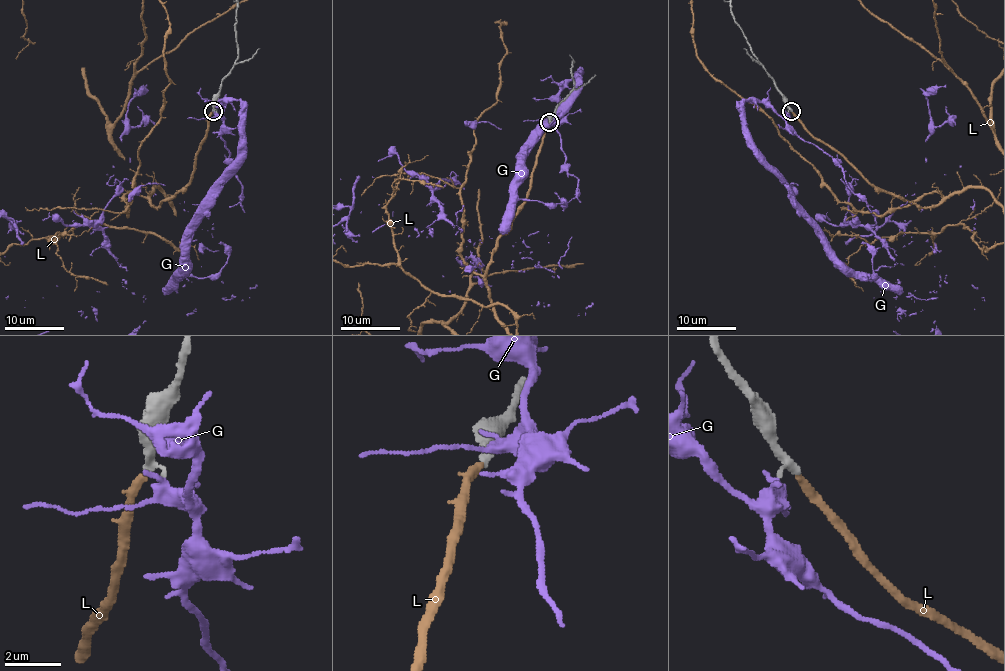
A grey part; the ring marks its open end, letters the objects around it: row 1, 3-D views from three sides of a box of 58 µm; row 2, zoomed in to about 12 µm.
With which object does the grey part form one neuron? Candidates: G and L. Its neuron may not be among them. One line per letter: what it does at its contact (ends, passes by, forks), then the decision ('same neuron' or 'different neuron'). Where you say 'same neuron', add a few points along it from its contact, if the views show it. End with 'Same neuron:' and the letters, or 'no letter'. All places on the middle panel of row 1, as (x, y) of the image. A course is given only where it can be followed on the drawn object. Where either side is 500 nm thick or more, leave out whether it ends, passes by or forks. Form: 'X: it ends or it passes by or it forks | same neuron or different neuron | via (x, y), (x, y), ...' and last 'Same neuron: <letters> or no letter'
G: it passes by | different neuron
L: it ends | same neuron
Same neuron: L

